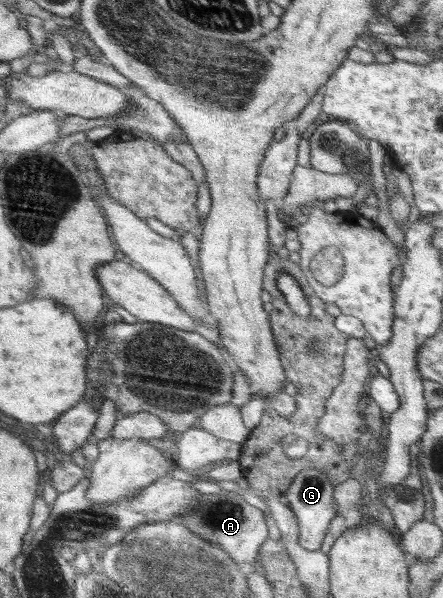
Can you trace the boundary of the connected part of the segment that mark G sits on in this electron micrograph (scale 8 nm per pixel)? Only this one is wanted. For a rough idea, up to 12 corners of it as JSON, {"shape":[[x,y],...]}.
{"shape":[[318,469],[284,494],[300,547],[319,551],[336,516],[332,481]]}

